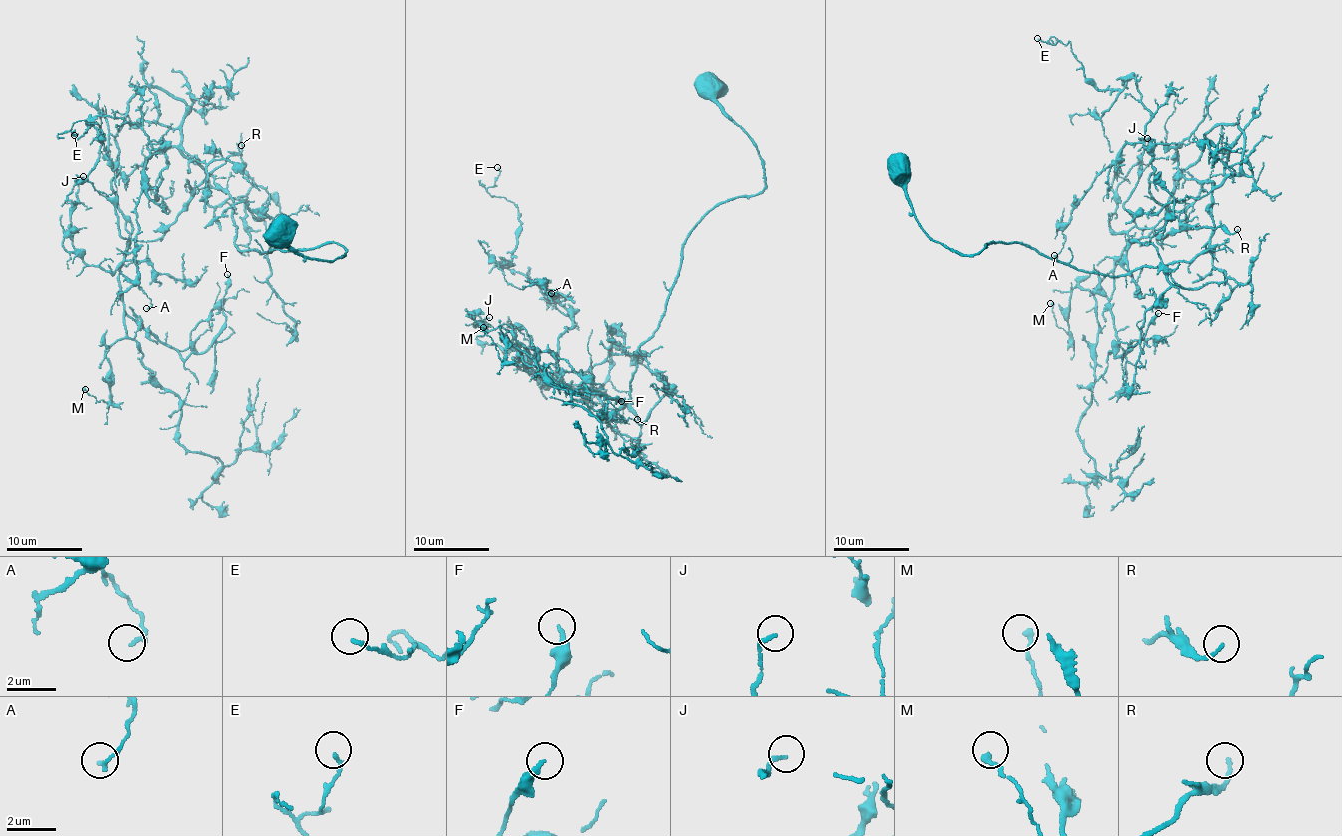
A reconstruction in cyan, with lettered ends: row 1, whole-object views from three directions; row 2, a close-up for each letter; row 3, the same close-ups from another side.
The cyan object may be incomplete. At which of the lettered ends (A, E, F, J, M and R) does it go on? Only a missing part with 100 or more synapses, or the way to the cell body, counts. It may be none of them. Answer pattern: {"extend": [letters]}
{"extend": []}

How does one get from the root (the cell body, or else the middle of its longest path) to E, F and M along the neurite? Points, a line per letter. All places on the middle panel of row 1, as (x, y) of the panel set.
E: (712, 90), (764, 188), (696, 224), (617, 408), (543, 384), (572, 317), (506, 267), (497, 167)
F: (712, 90), (764, 188), (690, 233), (630, 400), (606, 408), (513, 358), (621, 401)
M: (712, 90), (764, 188), (690, 233), (630, 400), (515, 365), (530, 373), (504, 335), (502, 359), (483, 327)

